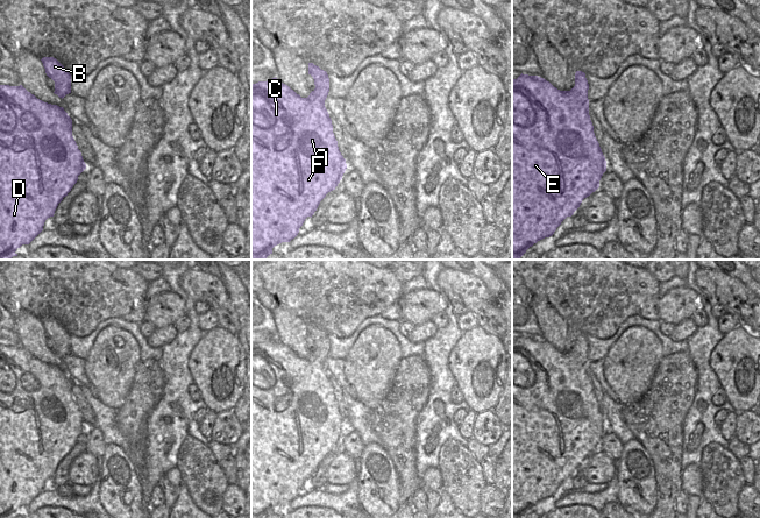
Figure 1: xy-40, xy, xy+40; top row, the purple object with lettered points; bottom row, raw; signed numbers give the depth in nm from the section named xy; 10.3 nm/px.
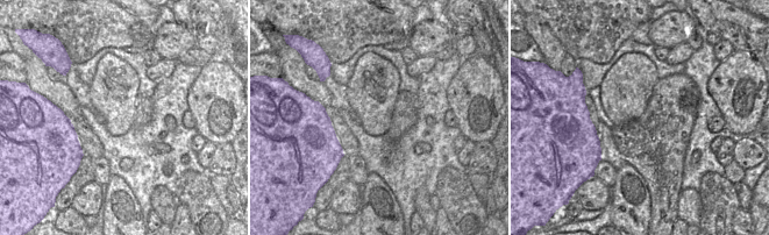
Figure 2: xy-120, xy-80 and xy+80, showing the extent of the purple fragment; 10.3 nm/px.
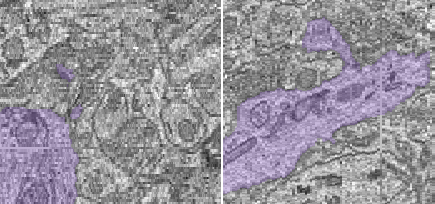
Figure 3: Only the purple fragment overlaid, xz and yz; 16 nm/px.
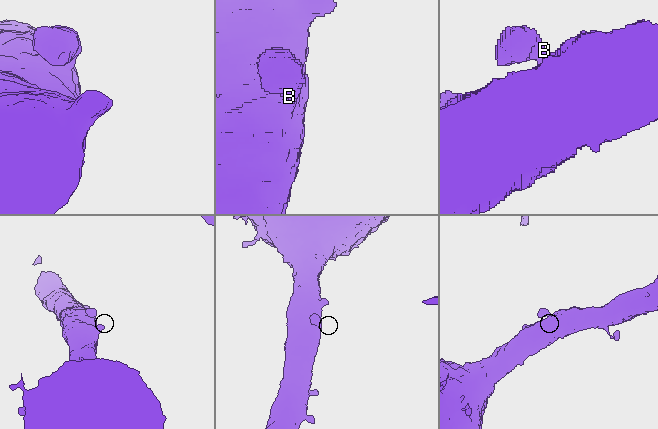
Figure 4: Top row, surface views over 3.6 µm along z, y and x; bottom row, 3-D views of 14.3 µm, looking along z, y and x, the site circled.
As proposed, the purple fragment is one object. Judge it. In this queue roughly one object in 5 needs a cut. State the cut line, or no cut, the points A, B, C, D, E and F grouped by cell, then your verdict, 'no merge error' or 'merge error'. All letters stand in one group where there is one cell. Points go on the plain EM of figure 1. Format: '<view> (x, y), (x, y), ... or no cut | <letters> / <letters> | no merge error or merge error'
no cut | A B C D E F | no merge error

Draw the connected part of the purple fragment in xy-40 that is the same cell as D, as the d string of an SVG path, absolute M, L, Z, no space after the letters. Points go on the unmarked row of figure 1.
M0 346L0 518L17 517L15 513L22 505L29 505L42 491L48 478L54 477L58 464L71 452L78 437L86 430L81 413L72 397L72 381L63 368L37 360L22 346Z

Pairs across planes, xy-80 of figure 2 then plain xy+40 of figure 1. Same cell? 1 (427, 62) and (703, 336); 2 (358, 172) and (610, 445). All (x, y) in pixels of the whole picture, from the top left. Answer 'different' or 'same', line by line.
1: different
2: same

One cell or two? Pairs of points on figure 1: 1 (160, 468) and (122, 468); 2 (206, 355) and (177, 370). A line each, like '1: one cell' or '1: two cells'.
1: two cells
2: two cells

